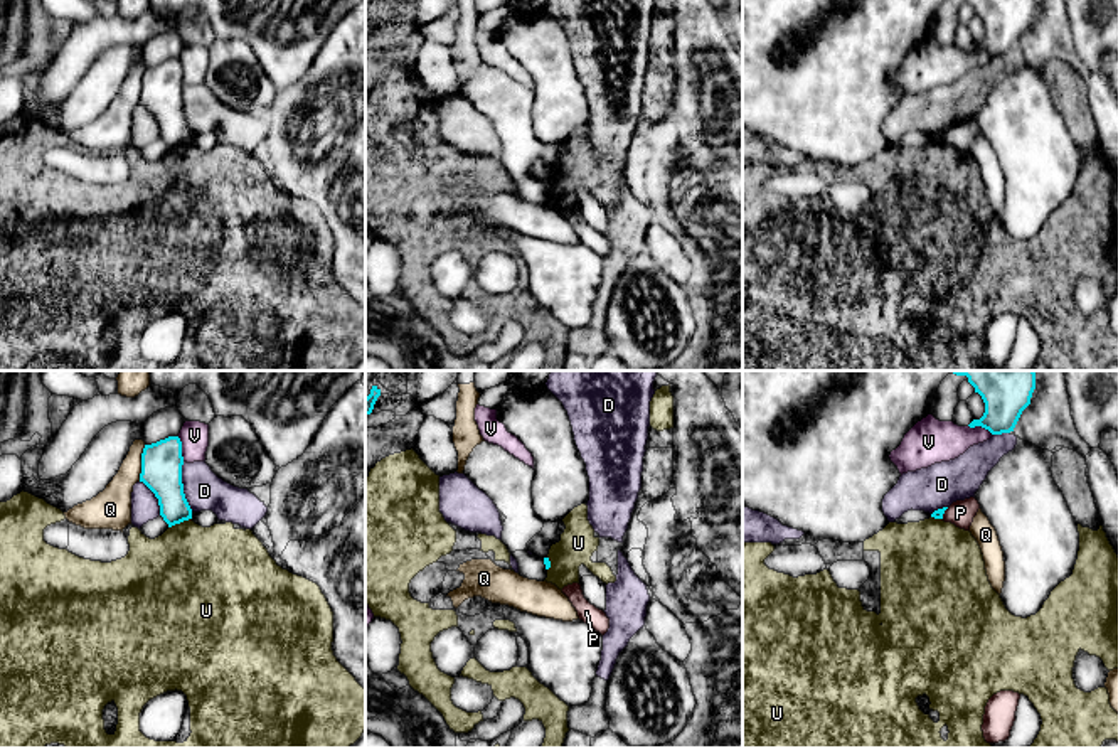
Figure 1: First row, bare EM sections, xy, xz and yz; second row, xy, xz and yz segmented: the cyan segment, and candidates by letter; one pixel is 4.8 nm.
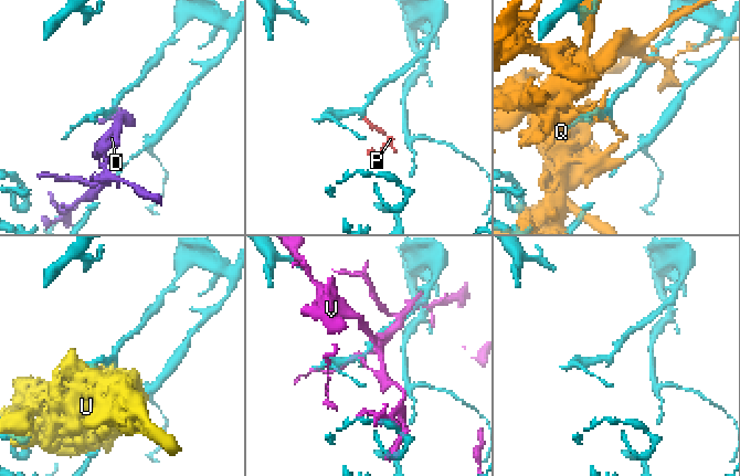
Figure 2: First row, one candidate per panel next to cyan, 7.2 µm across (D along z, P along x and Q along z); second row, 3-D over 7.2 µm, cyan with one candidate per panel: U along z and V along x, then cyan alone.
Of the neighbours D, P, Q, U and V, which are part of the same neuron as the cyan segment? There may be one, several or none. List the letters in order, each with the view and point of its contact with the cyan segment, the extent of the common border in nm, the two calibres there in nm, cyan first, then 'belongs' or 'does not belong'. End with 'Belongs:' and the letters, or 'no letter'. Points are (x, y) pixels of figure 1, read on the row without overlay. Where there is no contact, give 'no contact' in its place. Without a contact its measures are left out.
D: contact xy (182, 110); length 240 nm; calibres 190 and 190 nm; does not belong
P: contact yz (943, 135); length 70 nm; calibres 50 and 120 nm; does not belong
Q: contact xy (142, 86); length 180 nm; calibres 190 and 180 nm; does not belong
U: contact xy (179, 145); length 120 nm; calibres 190 and 460 nm; does not belong
V: contact xy (181, 71); length 120 nm; calibres 190 and 140 nm; does not belong
Belongs: no letter

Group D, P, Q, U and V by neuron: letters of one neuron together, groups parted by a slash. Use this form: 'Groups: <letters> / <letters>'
Groups: D / P / Q / U / V

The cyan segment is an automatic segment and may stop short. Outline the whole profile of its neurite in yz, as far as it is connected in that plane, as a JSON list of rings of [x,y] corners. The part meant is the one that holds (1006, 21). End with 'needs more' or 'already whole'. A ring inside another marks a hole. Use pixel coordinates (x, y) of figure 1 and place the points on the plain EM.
[[[968,0],[968,5],[985,25],[983,39],[968,49],[982,49],[992,57],[1014,54],[1035,12],[1035,0]]]; already whole

